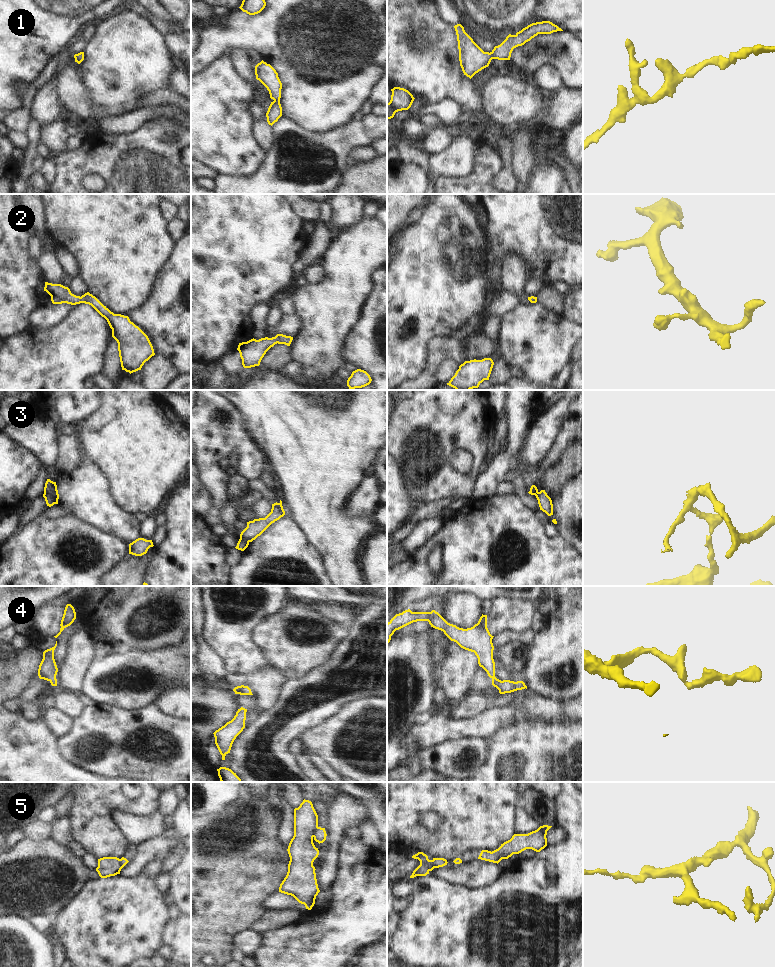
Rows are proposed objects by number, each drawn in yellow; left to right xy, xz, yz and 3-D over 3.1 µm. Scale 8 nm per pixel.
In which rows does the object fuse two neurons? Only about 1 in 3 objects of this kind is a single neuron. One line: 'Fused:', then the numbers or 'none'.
Fused: 3, 5

